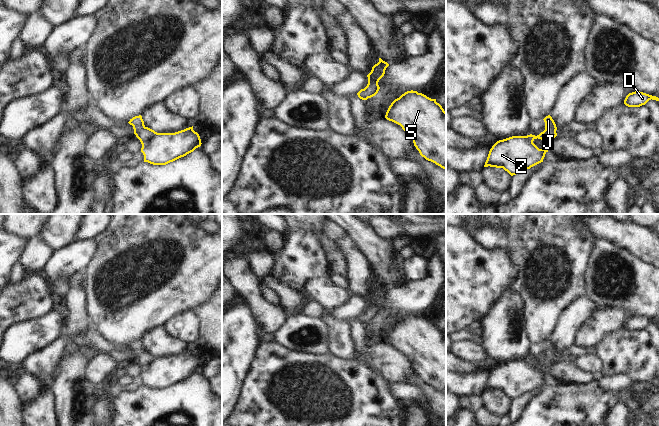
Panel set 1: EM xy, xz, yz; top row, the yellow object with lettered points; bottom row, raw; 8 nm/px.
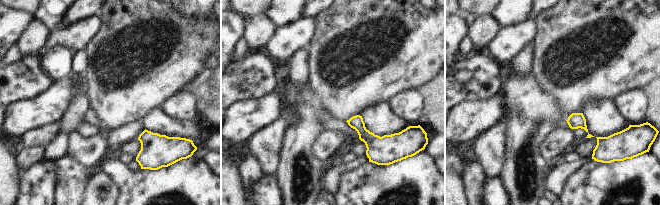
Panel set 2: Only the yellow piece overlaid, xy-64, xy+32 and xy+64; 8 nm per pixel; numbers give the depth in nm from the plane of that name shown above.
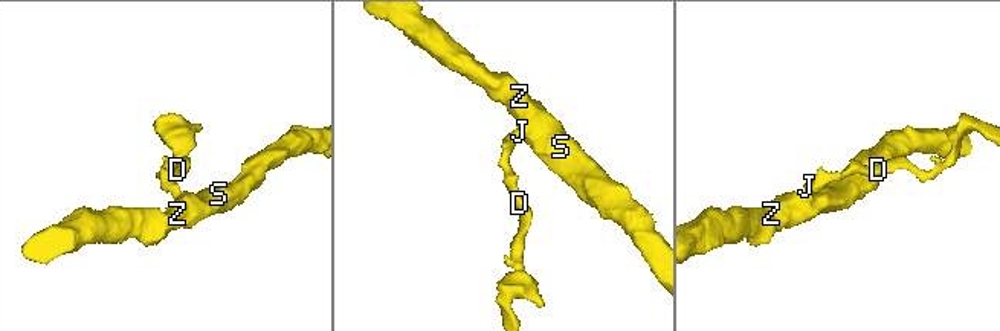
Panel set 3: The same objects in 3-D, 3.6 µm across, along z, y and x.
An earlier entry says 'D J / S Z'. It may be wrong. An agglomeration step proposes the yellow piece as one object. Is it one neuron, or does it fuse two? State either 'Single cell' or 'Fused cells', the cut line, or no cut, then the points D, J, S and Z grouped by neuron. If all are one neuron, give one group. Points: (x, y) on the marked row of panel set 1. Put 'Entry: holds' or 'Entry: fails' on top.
Entry: fails
Single cell. No split. Groups: D J S Z

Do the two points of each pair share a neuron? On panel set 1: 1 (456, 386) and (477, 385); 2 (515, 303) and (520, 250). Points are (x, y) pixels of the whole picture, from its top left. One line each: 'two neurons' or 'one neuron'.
1: one neuron
2: two neurons

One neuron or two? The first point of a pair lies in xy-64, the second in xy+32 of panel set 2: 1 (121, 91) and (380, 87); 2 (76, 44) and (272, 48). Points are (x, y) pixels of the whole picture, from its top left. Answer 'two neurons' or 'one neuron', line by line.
1: one neuron
2: one neuron

